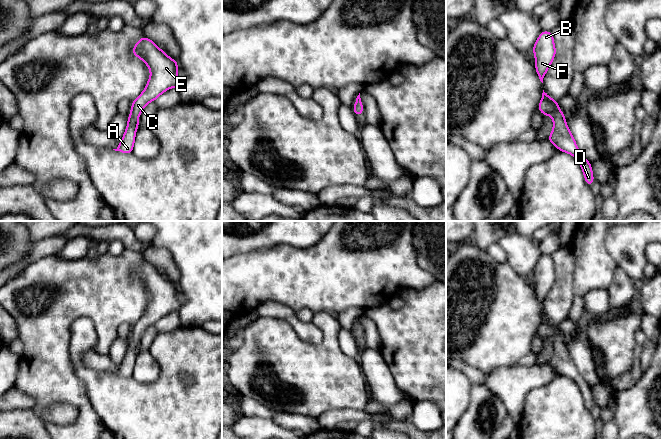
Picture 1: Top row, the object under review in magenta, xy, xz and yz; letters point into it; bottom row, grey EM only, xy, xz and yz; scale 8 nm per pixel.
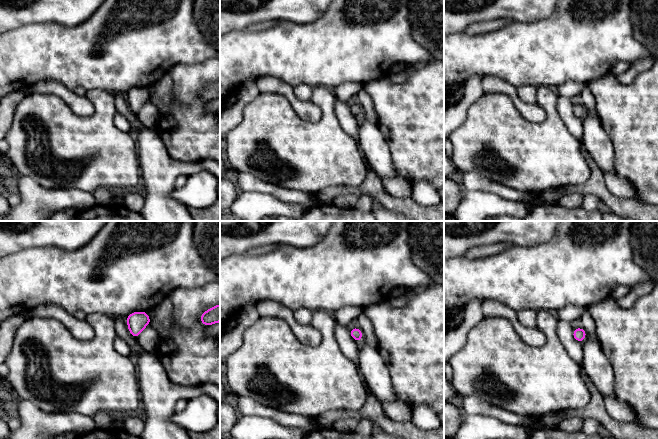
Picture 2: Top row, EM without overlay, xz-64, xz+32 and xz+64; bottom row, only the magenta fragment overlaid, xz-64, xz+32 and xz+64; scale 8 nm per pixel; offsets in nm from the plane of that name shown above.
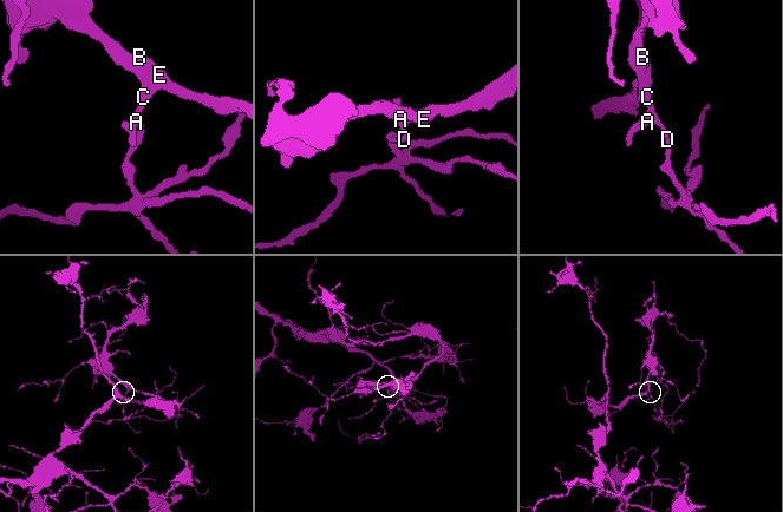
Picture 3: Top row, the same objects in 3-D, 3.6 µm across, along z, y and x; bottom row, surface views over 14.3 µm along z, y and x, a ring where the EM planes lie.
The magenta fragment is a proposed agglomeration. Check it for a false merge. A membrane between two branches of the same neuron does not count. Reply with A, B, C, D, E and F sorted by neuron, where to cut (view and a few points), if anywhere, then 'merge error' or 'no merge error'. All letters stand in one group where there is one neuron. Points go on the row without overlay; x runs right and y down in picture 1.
A B C D E F | no cut | no merge error

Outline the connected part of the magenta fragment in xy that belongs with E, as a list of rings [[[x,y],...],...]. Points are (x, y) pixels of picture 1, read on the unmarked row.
[[[146,260],[138,264],[132,278],[140,282],[150,294],[150,302],[142,317],[132,325],[130,339],[124,359],[115,375],[130,378],[133,375],[135,360],[139,350],[139,339],[146,329],[155,325],[170,312],[179,312],[178,287],[170,282],[156,267]]]

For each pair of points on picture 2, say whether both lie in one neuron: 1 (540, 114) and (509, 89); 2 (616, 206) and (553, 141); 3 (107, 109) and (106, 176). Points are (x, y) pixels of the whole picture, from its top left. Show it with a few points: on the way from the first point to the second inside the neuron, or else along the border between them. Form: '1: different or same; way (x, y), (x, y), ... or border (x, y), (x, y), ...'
1: same; way (532, 112), (526, 109), (514, 97)
2: different; border (583, 155), (590, 176), (583, 183), (573, 186)
3: same; way (106, 126), (106, 159)

